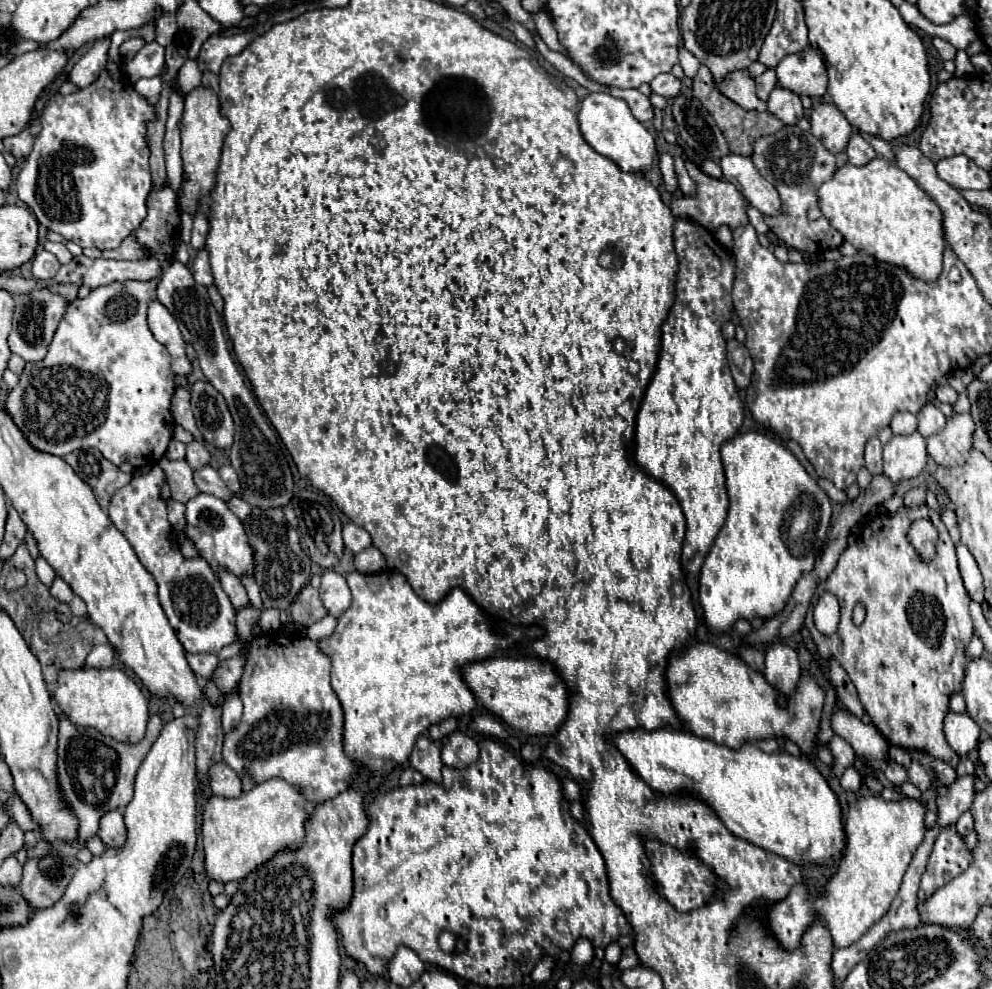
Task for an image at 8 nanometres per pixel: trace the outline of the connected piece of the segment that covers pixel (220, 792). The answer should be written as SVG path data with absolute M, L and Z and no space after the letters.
M217 762L209 770L209 784L215 796L225 796L225 798L237 798L243 792L241 778L235 774L231 766L225 762Z

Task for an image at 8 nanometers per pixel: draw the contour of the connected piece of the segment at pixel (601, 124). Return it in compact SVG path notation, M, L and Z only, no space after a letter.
M589 94L581 102L581 132L587 144L599 154L613 160L623 172L649 172L657 156L657 144L653 134L633 118L627 102L613 98L611 94Z

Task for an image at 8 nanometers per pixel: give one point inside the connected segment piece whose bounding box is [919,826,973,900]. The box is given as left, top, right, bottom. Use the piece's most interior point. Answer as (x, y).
(950, 856)

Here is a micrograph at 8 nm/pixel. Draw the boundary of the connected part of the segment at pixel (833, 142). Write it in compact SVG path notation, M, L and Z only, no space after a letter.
M823 102L817 104L811 112L811 134L821 140L821 144L831 154L839 154L841 150L845 150L853 134L853 126L847 122L847 118L839 112L835 104Z

